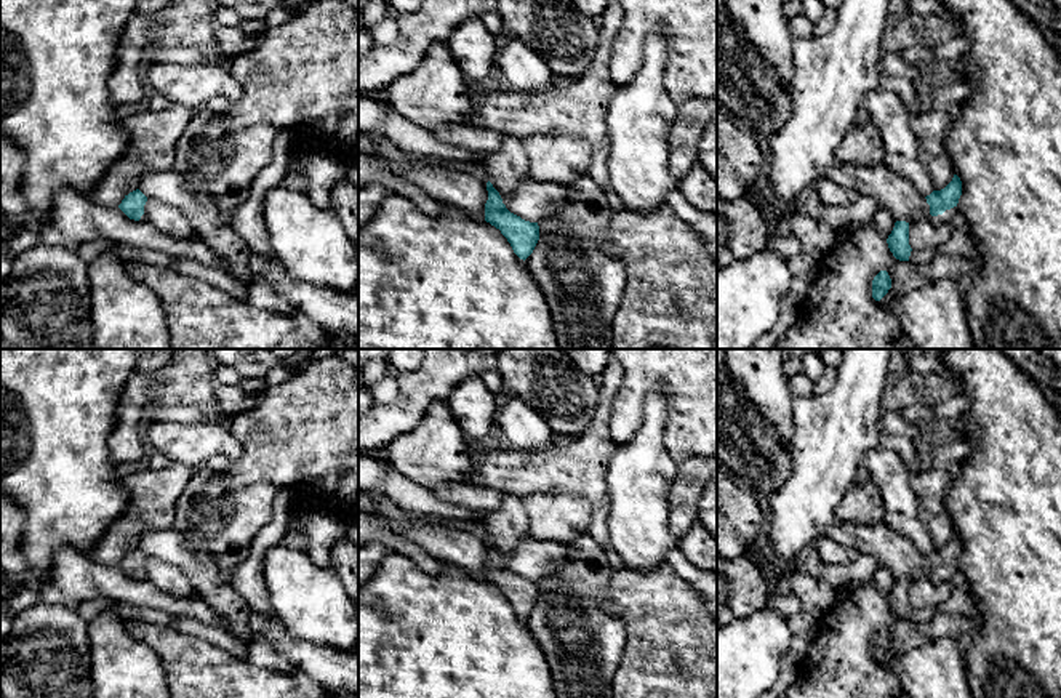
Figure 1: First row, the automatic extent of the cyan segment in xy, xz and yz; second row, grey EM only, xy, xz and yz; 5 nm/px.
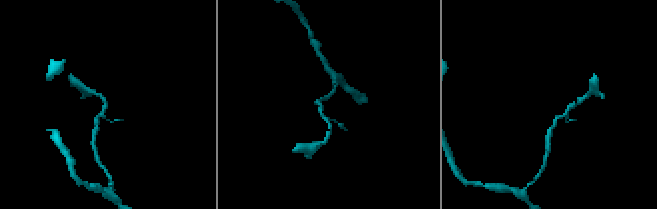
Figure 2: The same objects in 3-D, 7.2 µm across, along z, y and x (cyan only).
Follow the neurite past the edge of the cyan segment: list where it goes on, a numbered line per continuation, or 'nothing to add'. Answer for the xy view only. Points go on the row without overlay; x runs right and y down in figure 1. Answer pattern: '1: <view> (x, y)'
nothing to add

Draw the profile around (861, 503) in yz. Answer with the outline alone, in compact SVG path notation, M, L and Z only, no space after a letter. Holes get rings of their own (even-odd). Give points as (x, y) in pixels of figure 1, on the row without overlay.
M874 480L851 483L835 509L839 520L850 525L885 524L882 495Z

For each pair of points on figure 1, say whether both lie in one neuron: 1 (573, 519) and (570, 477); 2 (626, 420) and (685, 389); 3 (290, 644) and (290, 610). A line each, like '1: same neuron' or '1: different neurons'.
1: different neurons
2: same neuron
3: different neurons

